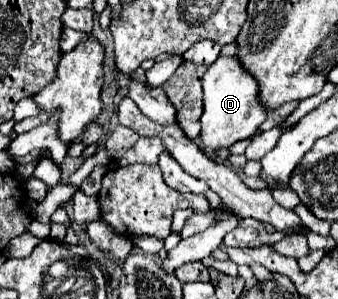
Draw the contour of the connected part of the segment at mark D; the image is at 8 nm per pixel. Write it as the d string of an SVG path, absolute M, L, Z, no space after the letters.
M218 57L212 67L206 71L204 79L204 113L202 113L202 143L212 149L228 149L240 139L248 139L256 133L256 129L264 123L268 111L260 107L258 99L258 83L248 75L240 61L234 57Z

